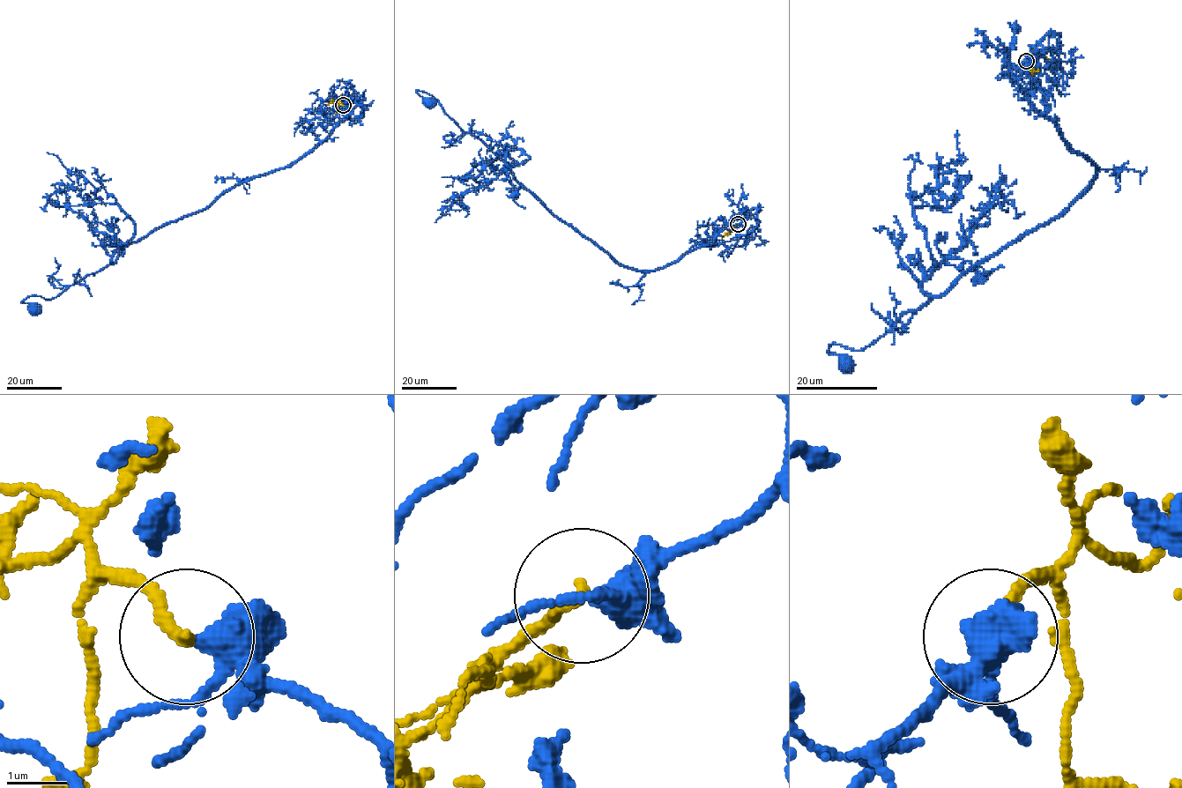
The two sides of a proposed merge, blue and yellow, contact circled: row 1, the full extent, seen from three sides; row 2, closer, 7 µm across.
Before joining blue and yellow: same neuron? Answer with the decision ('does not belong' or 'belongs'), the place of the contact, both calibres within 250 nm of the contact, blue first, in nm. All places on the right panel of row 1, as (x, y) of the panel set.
belongs; at (1026, 61); 320 nm thick on the blue side, 200 nm on the other

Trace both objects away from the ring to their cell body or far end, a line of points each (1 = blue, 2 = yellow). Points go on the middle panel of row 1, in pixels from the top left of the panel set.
1: (738, 224), (746, 213), (662, 267), (625, 267), (557, 219), (477, 137), (419, 90), (428, 102)
2: (738, 224), (722, 238)

